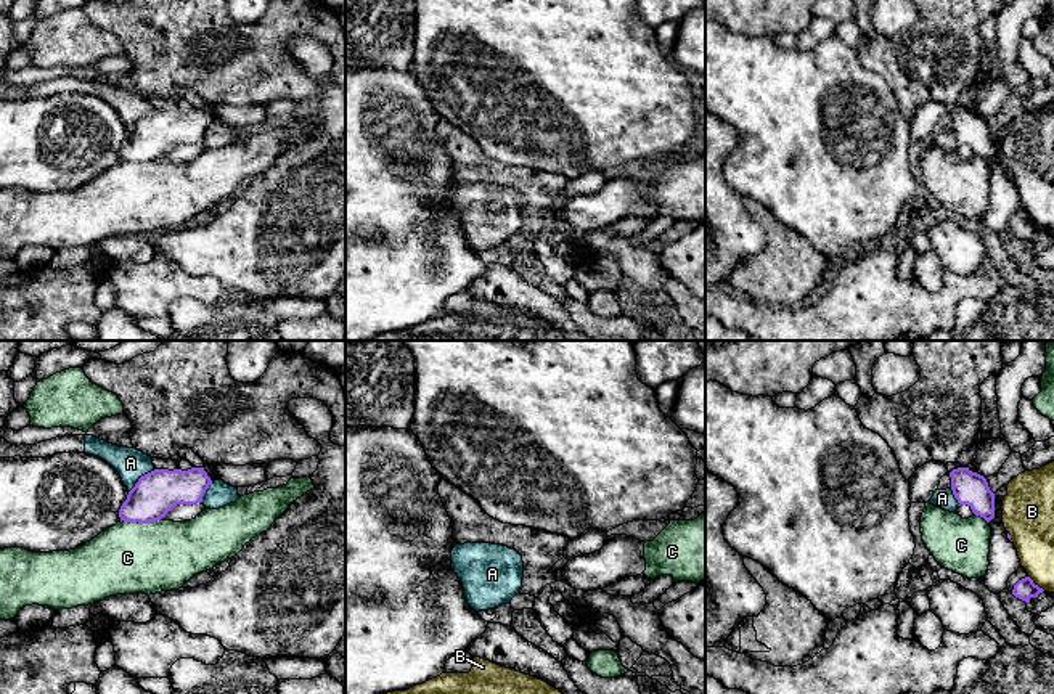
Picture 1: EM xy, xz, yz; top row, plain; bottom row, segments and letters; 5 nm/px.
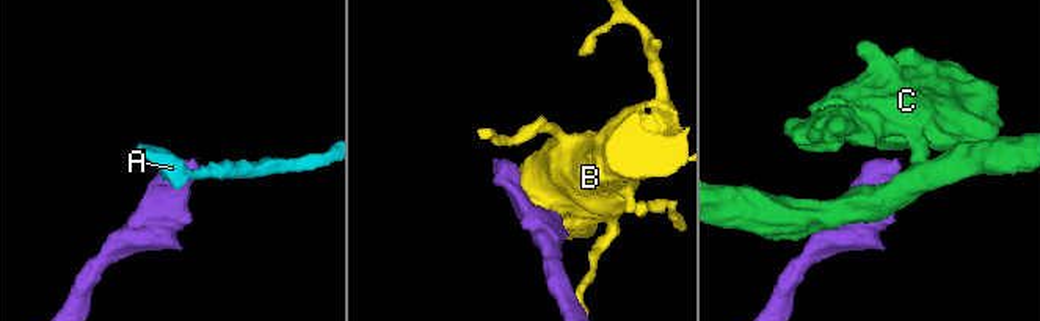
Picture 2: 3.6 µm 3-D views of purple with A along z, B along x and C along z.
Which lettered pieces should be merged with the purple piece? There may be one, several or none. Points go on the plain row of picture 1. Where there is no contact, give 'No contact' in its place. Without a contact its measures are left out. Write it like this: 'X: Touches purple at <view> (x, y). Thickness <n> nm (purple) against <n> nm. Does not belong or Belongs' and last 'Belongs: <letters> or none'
A: Touches purple at xy (140, 118). Thickness 220 nm (purple) against 160 nm. Does not belong
B: Touches purple at yz (1037, 225). Thickness 100 nm (purple) against 200 nm. Does not belong
C: Touches purple at xy (140, 163). Thickness 220 nm (purple) against 360 nm. Does not belong
Belongs: none

